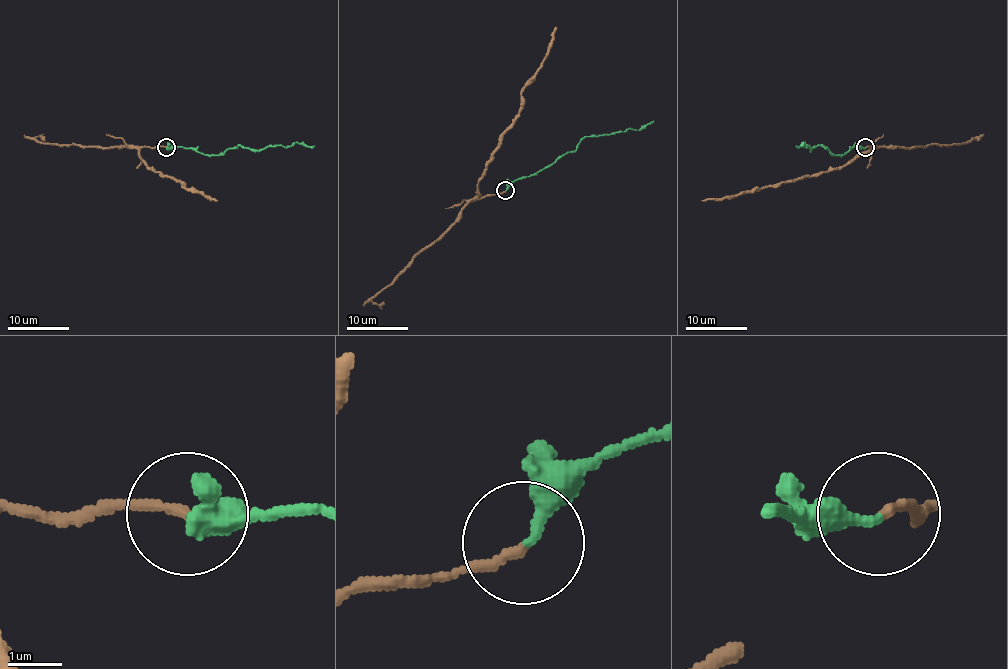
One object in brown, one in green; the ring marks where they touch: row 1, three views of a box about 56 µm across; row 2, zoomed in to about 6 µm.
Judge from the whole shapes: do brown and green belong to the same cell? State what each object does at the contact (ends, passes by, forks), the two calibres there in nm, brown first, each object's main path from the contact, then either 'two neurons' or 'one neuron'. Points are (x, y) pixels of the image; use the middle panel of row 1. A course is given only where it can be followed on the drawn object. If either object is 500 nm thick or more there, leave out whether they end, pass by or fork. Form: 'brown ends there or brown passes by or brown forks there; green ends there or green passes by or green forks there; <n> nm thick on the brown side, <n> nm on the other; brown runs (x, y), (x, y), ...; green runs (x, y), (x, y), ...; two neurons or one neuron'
brown ends there; green ends there; 180 nm thick on the brown side, 190 nm on the other; brown runs (505, 190), (480, 198), (479, 179), (500, 134), (519, 111), (522, 88), (547, 54), (556, 26); green runs (505, 190), (520, 178), (550, 167), (576, 148), (587, 136), (604, 136), (630, 128), (641, 130), (653, 120); two neurons

